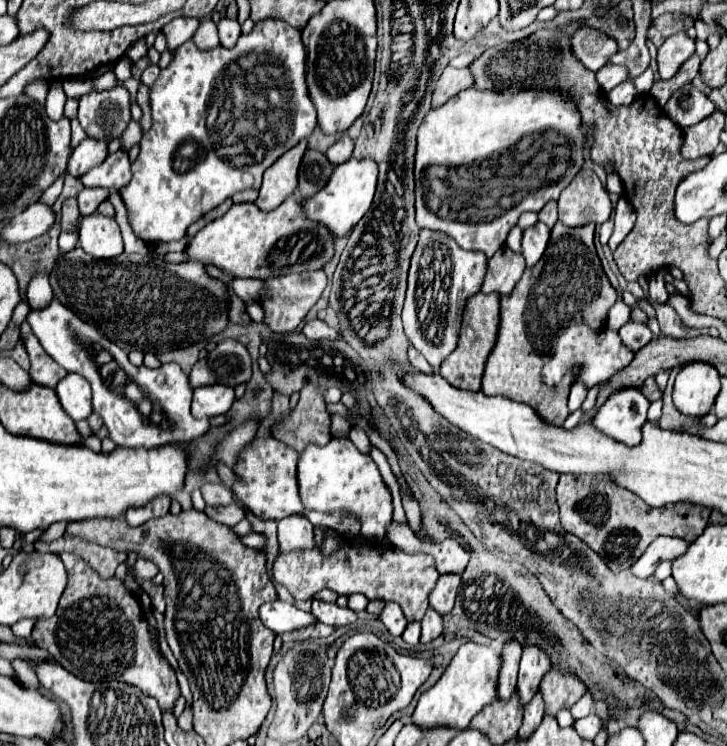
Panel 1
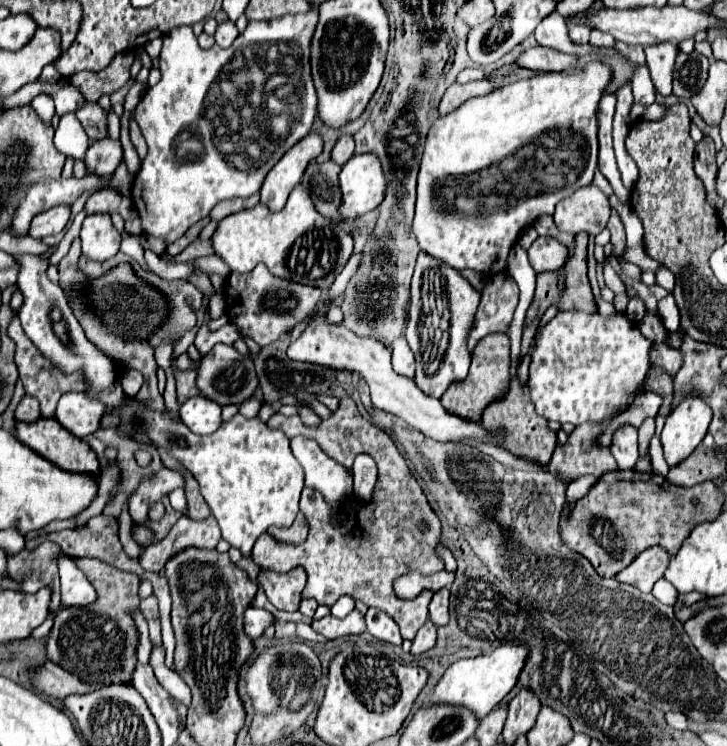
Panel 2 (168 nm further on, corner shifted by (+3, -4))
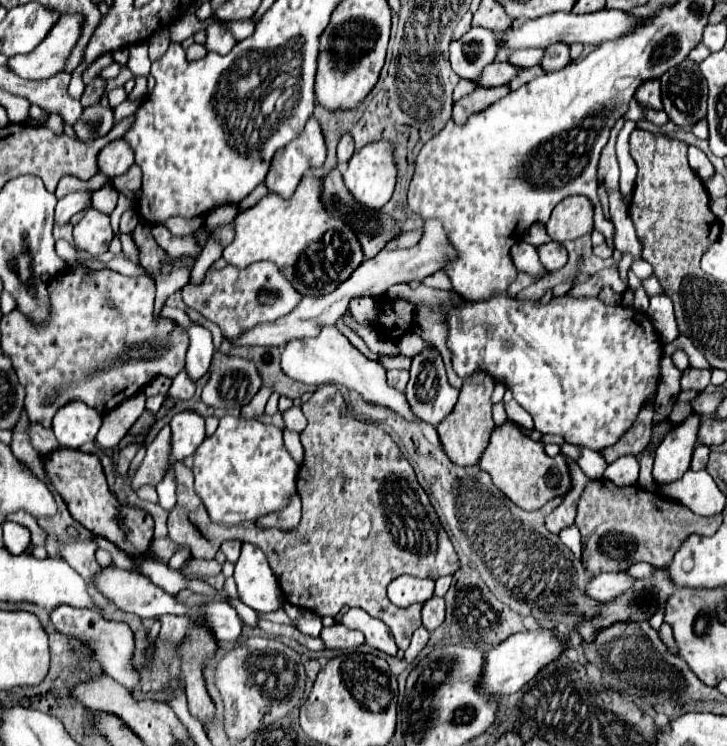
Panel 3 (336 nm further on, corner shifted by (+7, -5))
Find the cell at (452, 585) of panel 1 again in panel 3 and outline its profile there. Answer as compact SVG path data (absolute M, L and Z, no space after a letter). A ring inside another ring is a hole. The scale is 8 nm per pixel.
M433 596L431 600L427 600L423 604L423 626L433 632L435 628L439 628L443 624L445 618L445 600Z

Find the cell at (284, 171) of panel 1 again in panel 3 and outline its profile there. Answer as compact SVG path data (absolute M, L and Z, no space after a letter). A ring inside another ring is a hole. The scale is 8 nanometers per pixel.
M311 116L305 130L273 156L265 186L281 198L291 198L299 180L309 168L319 168L325 162L325 142L319 122Z

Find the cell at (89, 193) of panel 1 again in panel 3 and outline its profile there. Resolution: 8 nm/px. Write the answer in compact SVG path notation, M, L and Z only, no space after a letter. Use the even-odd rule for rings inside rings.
M103 186L93 192L91 200L93 200L93 208L97 208L103 214L111 214L117 204L117 190L113 186Z

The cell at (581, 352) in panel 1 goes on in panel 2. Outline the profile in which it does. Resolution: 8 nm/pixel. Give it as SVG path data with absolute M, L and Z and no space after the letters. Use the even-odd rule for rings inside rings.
M559 311L535 337L529 363L529 395L535 411L547 421L571 423L601 423L615 413L625 411L631 405L631 397L643 387L645 371L649 371L651 341L641 335L639 323L631 321L625 313L603 317L599 313L585 311Z

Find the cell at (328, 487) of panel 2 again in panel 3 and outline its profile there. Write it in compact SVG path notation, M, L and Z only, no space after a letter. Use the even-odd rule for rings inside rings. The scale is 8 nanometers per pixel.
M285 430L283 436L285 436L285 446L287 446L289 454L293 456L293 460L295 460L299 466L303 466L303 462L305 462L305 450L303 450L303 446L301 446L299 434L293 432L293 430Z

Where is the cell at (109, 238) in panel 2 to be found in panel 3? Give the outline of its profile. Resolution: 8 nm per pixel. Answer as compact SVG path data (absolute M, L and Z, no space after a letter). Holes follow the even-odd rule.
M89 208L87 214L75 224L73 238L79 252L87 252L93 258L105 254L113 240L109 216L99 214L99 210L95 208Z

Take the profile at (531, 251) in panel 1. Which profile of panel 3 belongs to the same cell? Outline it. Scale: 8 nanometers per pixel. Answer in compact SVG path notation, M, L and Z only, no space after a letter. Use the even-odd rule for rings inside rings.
M547 242L545 246L539 246L537 248L537 252L539 252L539 260L541 260L541 264L547 268L547 270L559 270L559 268L563 268L565 264L567 264L567 250L565 250L565 246L563 244L559 244L559 242Z

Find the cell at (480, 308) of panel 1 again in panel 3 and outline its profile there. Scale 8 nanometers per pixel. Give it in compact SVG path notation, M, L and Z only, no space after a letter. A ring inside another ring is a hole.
M479 370L477 374L471 374L463 382L455 410L451 410L449 418L443 418L441 424L437 426L445 454L459 466L475 464L487 446L489 432L495 426L493 416L491 416L491 408L493 408L491 394L493 394L493 390L495 390L495 378L491 374L485 374L483 370Z

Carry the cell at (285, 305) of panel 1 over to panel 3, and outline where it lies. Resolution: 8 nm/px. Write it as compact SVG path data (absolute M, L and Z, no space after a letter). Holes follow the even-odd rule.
M255 262L243 270L235 266L225 266L223 270L209 270L199 286L189 282L183 288L185 304L201 312L207 320L219 324L227 340L237 340L245 330L289 314L297 306L297 302L301 302L301 298L303 296L297 294L297 290L277 270L273 262Z

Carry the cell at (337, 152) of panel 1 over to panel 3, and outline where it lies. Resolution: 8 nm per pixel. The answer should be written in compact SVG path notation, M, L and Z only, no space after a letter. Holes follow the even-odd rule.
M345 134L341 140L339 140L339 146L337 146L337 160L339 160L339 170L343 172L347 168L347 162L349 158L353 156L353 138L351 134Z

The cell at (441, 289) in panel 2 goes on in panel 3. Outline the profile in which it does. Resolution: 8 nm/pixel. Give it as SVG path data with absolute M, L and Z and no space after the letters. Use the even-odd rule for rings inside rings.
M425 342L425 344L427 344L425 350L411 358L411 368L409 368L411 380L407 384L405 394L407 394L407 400L409 400L411 410L415 412L415 416L423 422L429 422L429 424L437 426L453 410L453 406L459 398L459 390L449 384L445 364L443 364L443 358L441 358L439 350L429 342Z

